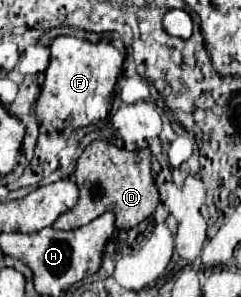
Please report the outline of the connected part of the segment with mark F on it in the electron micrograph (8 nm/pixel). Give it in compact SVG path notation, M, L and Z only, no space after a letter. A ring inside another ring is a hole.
M56 37L50 45L50 65L46 81L36 101L36 117L48 131L62 131L64 127L84 127L108 117L116 77L122 73L125 53L118 51L111 42L92 43L78 37Z

